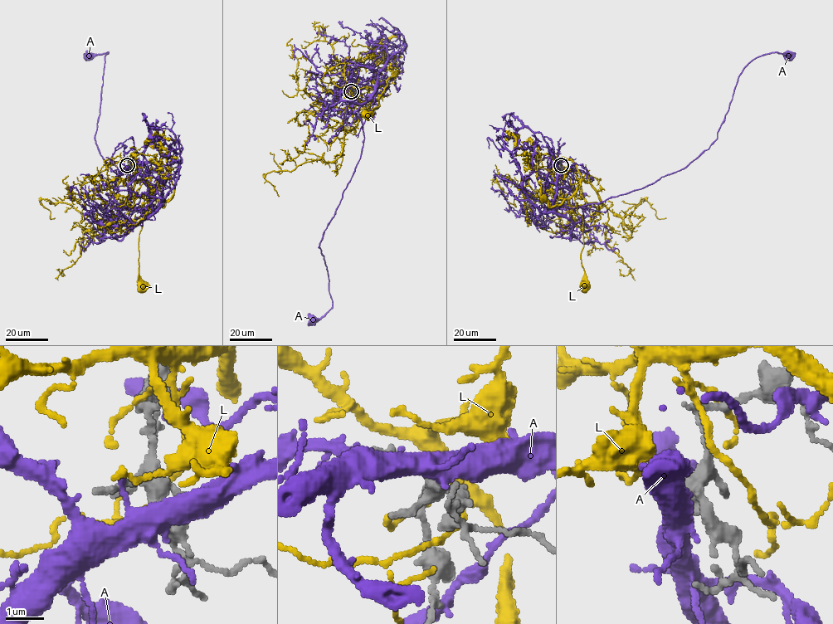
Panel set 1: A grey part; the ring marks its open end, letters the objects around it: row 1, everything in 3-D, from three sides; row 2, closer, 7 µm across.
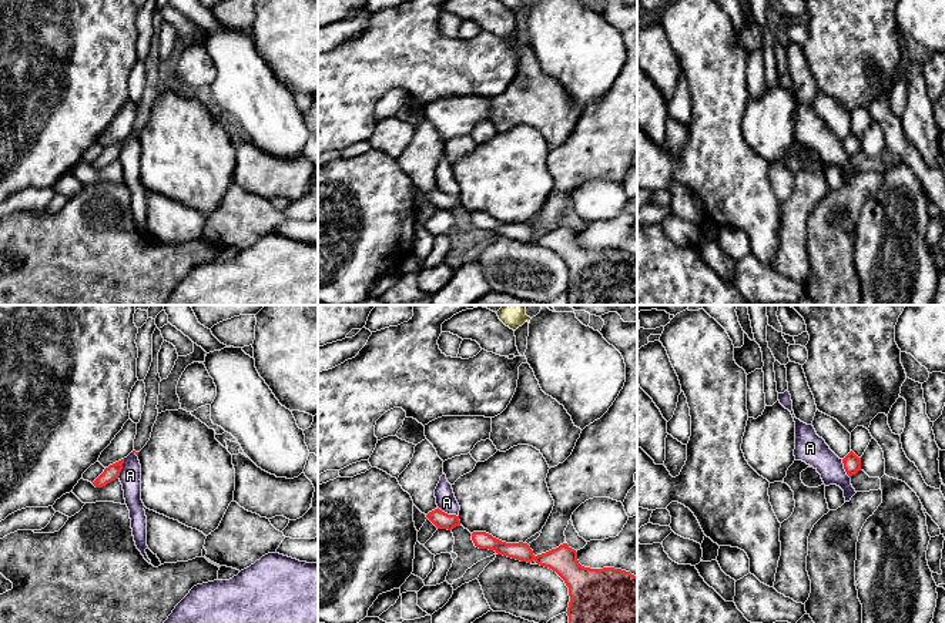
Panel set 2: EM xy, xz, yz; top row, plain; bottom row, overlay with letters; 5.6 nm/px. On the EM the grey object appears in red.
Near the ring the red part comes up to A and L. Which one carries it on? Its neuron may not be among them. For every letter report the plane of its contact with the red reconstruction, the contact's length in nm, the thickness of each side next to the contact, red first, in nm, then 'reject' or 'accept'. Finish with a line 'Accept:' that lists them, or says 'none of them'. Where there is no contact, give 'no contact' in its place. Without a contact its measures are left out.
A: xy | 120 nm | 90/120 nm | reject
L: no contact | reject
Accept: none of them

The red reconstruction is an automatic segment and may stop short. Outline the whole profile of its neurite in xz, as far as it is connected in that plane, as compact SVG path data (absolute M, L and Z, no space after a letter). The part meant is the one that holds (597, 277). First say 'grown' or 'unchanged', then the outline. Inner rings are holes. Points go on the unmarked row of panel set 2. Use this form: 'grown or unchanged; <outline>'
unchanged; M473 212L479 230L495 231L520 242L536 242L556 252L569 268L569 305L637 305L637 257L630 252L584 248L567 224L533 235L527 224L506 224L486 212Z

